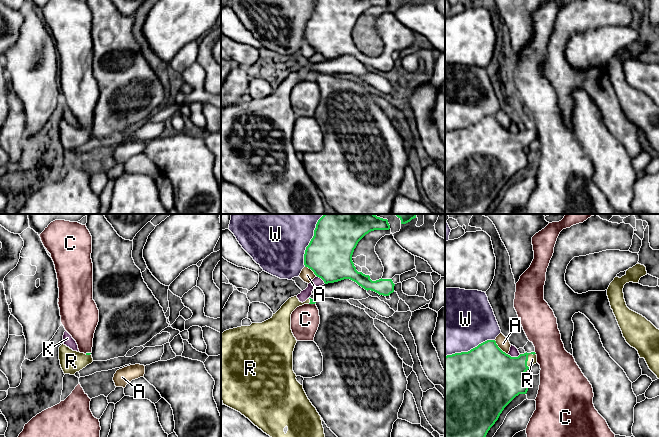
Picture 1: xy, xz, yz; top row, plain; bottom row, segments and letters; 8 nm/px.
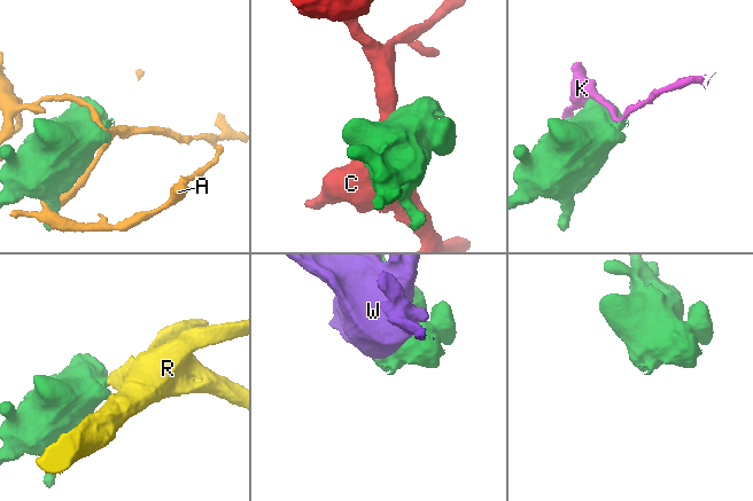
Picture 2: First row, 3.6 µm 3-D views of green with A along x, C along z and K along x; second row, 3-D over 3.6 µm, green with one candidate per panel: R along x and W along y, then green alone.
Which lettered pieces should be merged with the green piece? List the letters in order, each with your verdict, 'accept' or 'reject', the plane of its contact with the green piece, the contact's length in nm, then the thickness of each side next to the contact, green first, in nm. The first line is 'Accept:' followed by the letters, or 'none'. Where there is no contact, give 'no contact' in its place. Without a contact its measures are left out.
Accept: R
A: reject; meets green in yz; contact 160 nm long; 480 nm thick on the green side, 100 nm on the other
C: reject; meets green in xz; contact 50 nm long; 50 nm thick on the green side, 240 nm on the other
K: reject; meets green in yz; contact 110 nm long; 460 nm thick on the green side, 70 nm on the other
R: accept; meets green in yz; contact 130 nm long; 360 nm thick on the green side, 80 nm on the other
W: reject; meets green in xz; contact 460 nm long; 360 nm thick on the green side, 480 nm on the other

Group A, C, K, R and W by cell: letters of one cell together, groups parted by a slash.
A / C / K / R / W

